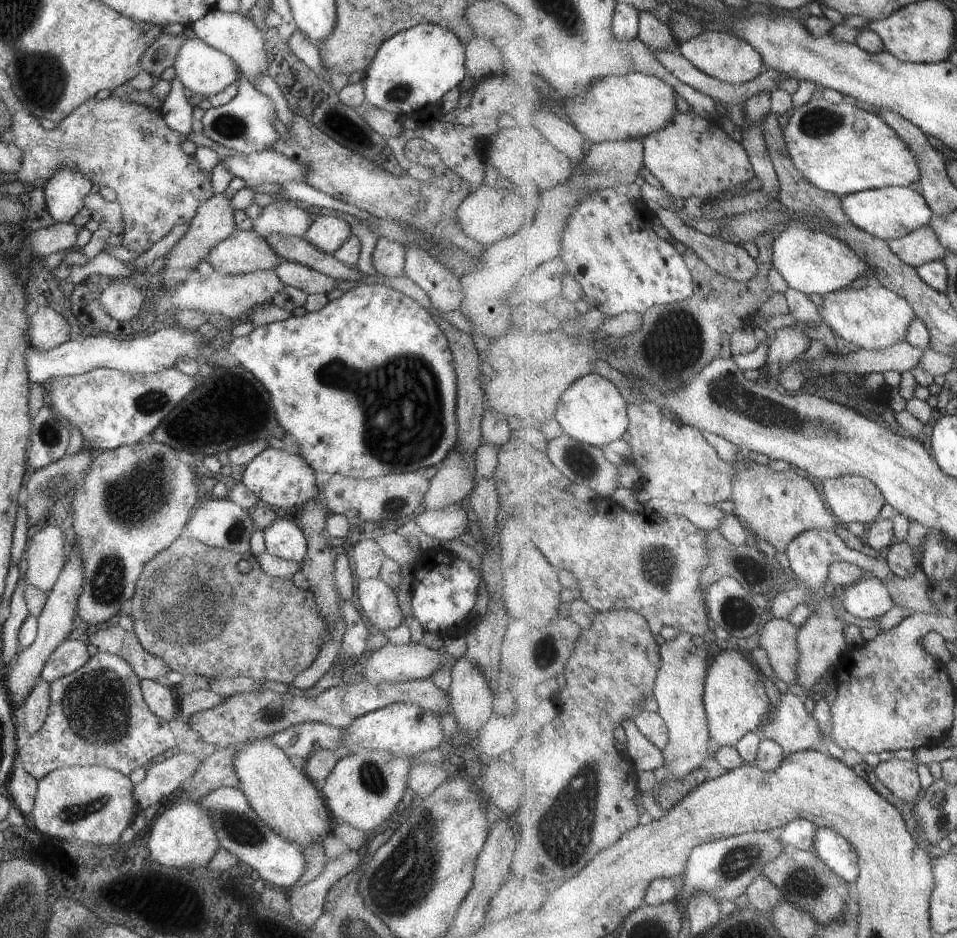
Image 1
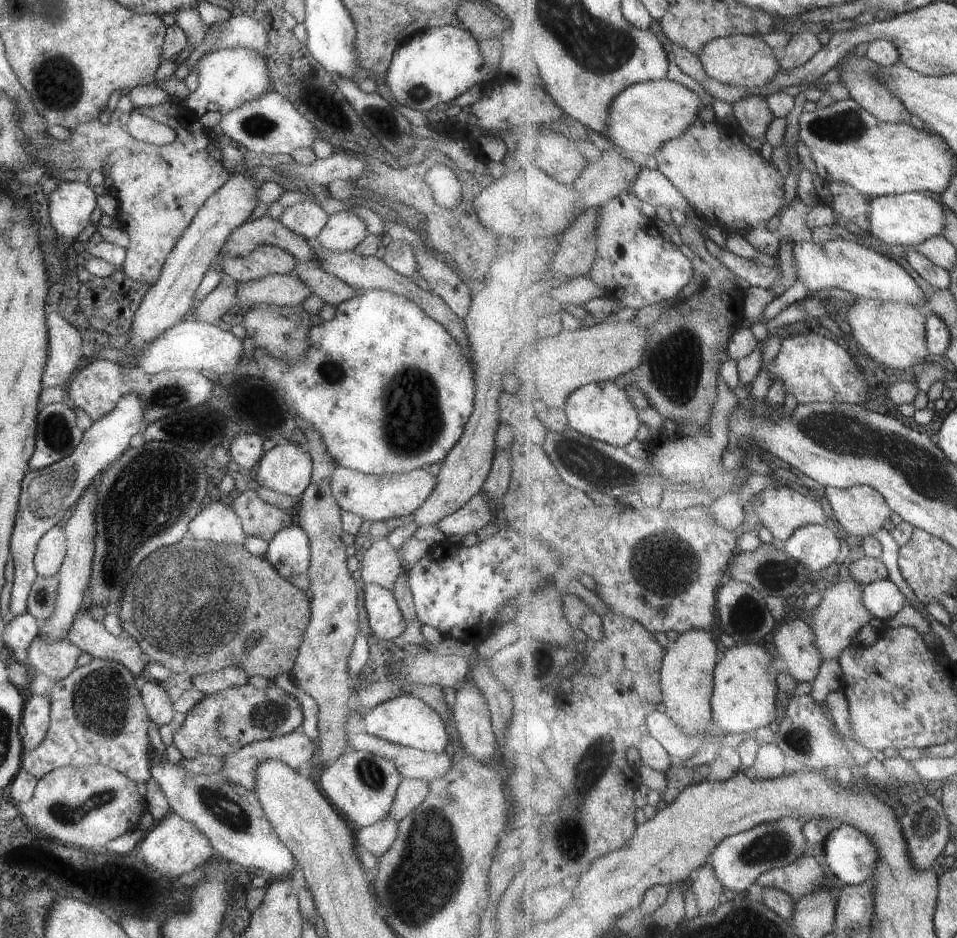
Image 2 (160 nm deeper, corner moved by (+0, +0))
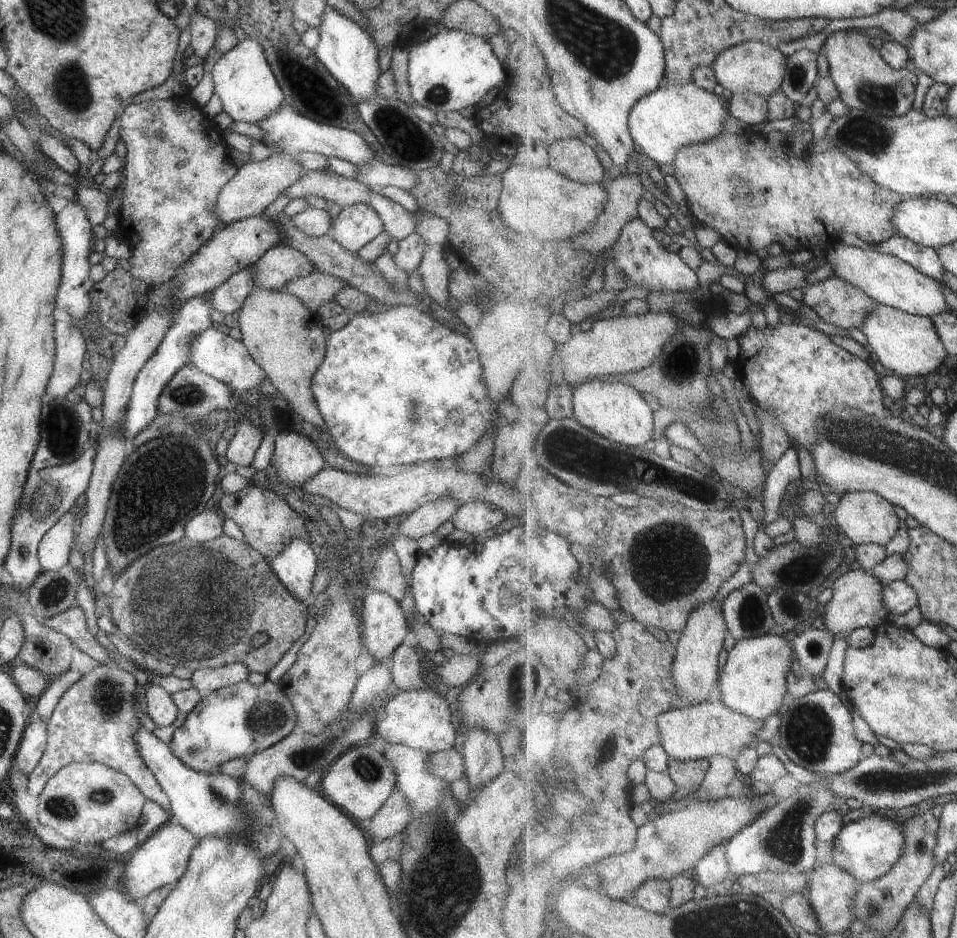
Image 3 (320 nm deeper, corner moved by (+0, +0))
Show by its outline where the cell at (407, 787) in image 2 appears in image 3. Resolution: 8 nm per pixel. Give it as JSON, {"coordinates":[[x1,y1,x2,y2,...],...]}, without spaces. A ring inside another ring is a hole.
{"coordinates":[[394,790,377,809,376,814,369,819,367,832,375,840,382,841,403,832,410,820,410,811,405,797,399,791]]}

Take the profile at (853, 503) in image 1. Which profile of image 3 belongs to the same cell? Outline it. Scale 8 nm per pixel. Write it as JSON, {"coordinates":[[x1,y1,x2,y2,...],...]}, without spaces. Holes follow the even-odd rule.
{"coordinates":[[855,491,839,494,840,502,835,506,834,518,853,546,875,543,886,547,899,532,901,520,895,514,894,504,873,491]]}

